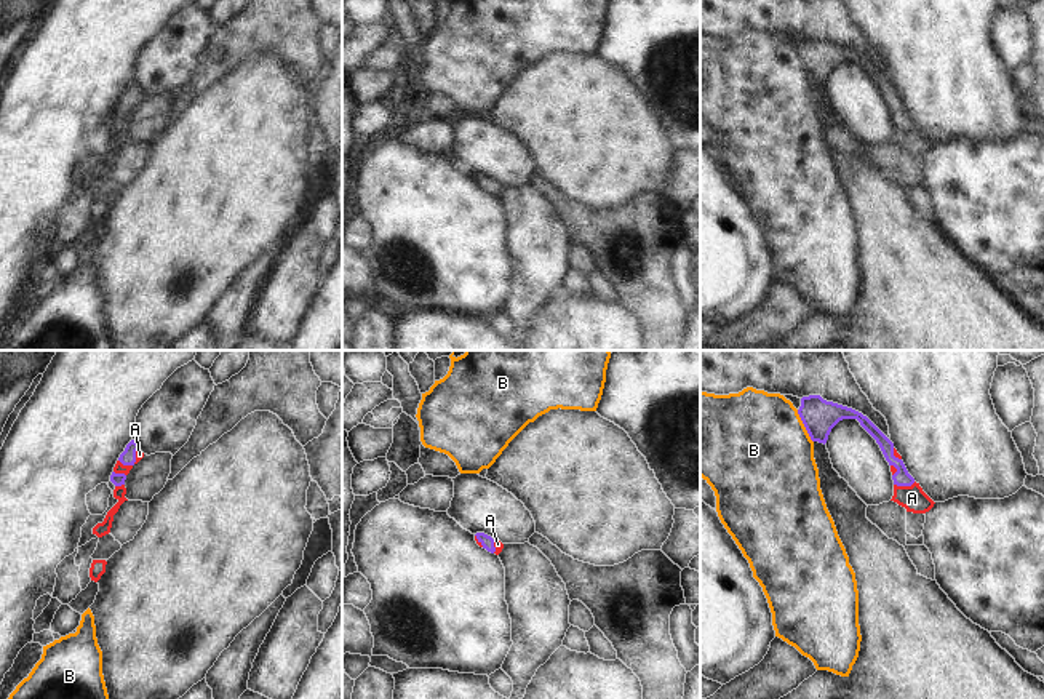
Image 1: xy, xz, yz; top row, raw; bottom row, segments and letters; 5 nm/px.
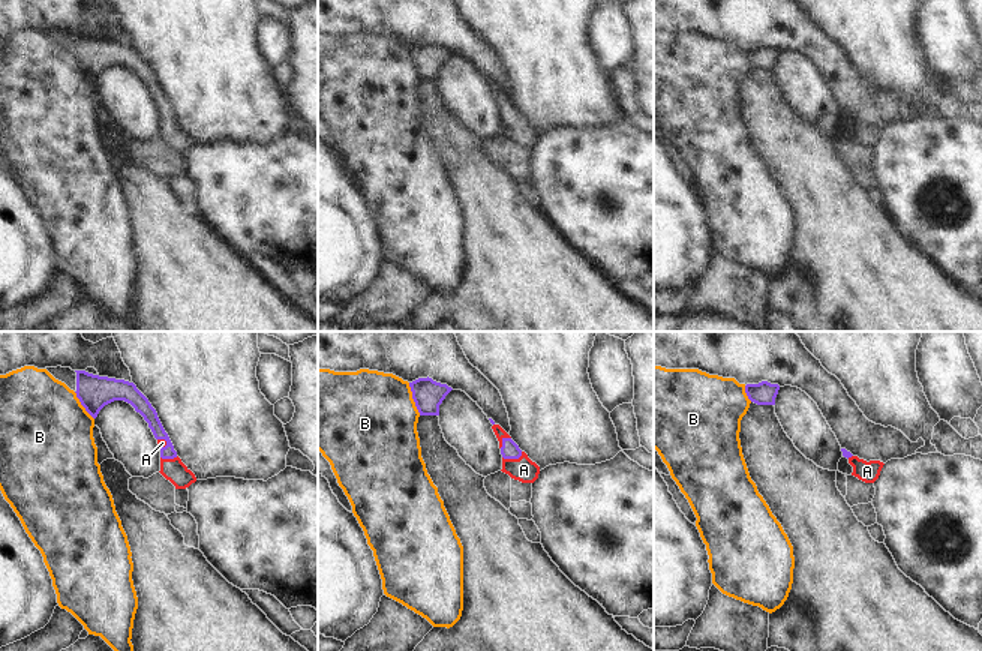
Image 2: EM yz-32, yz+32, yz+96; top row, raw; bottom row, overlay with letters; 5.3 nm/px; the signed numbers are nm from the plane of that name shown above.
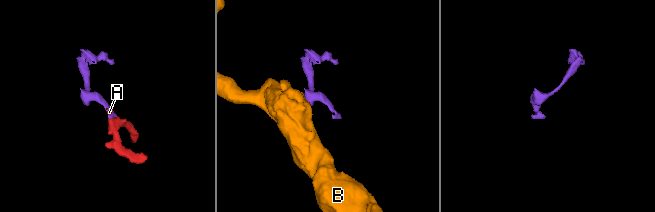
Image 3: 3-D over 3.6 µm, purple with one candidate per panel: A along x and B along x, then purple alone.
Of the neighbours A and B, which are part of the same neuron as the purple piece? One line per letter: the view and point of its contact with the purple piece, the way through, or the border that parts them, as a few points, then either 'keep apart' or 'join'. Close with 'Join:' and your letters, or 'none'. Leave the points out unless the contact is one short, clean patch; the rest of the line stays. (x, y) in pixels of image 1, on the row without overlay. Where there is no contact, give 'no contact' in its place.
A: yz (904, 127) | across yz (900, 119), (904, 127), (912, 139) | join
B: yz (804, 67) | along yz (796, 51), (812, 83) | keep apart
Join: A

